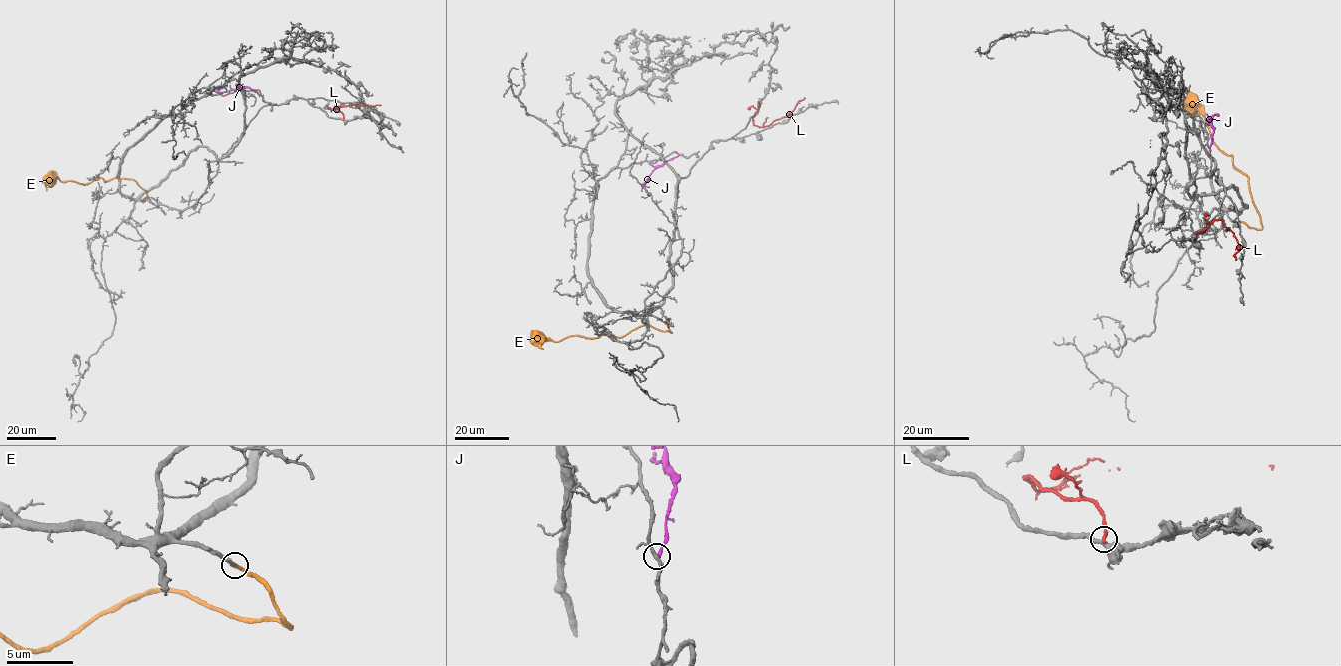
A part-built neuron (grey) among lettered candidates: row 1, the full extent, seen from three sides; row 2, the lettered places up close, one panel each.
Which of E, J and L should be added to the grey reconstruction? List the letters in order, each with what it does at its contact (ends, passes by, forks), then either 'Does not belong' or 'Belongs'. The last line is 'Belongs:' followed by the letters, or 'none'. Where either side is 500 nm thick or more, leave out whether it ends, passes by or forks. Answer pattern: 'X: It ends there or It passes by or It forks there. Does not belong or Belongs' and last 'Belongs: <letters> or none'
E: It ends there. Belongs
J: It ends there. Does not belong
L: It ends there. Does not belong
Belongs: E

